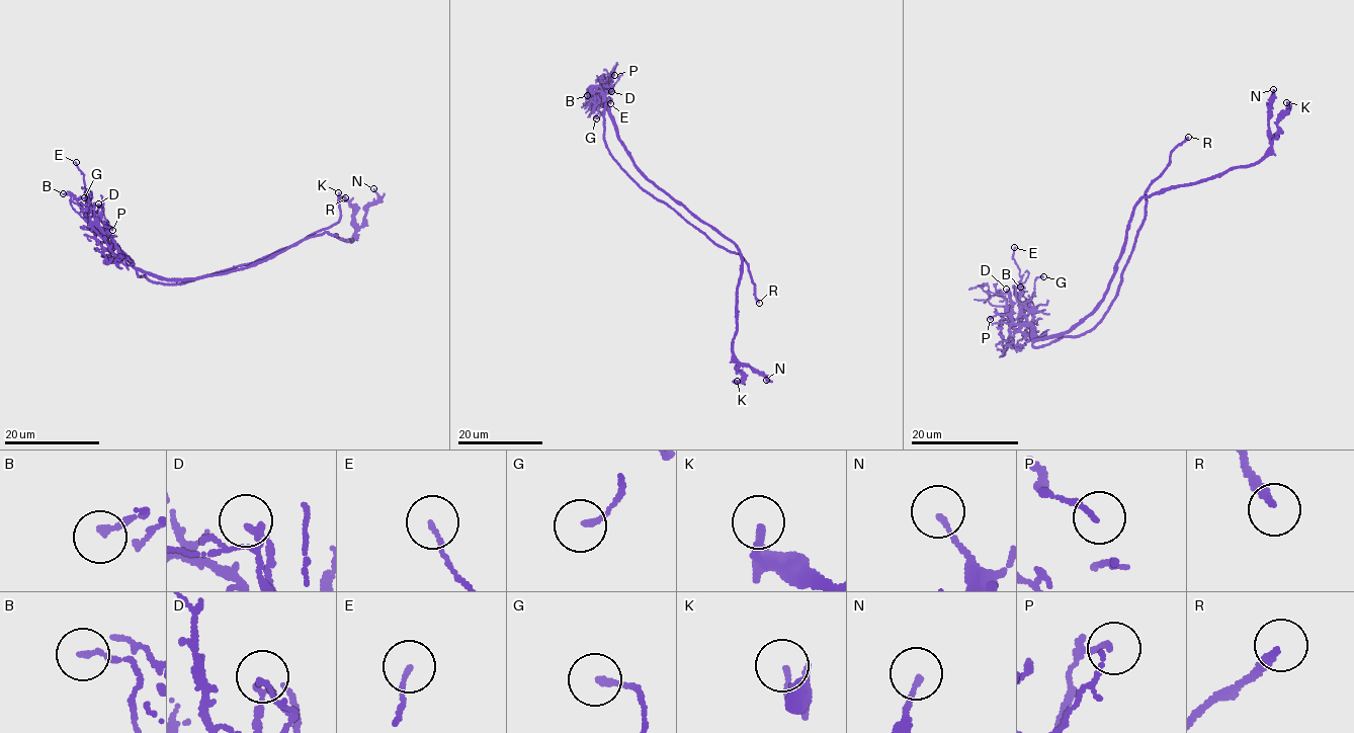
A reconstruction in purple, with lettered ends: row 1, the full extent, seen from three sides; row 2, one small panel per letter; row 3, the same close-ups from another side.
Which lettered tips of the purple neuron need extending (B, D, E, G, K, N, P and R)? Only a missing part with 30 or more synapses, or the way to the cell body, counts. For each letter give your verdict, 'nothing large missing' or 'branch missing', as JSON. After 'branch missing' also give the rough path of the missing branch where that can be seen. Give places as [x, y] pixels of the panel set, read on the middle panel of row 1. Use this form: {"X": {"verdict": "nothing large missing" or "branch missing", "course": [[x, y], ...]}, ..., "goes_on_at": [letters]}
{"B": {"verdict": "nothing large missing"}, "D": {"verdict": "nothing large missing"}, "E": {"verdict": "nothing large missing"}, "G": {"verdict": "nothing large missing"}, "K": {"verdict": "nothing large missing"}, "N": {"verdict": "nothing large missing"}, "P": {"verdict": "nothing large missing"}, "R": {"verdict": "branch missing", "course": [[759, 303], [789, 339], [789, 360], [781, 378], [780, 392], [769, 406]]}, "goes_on_at": ["R"]}

